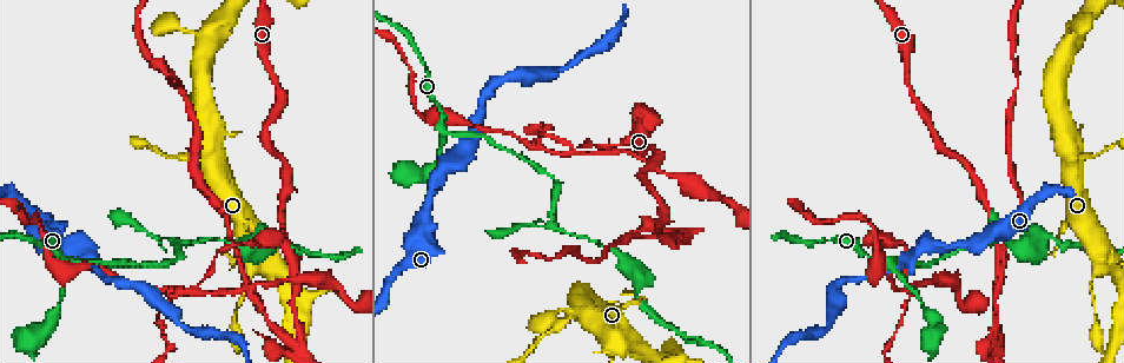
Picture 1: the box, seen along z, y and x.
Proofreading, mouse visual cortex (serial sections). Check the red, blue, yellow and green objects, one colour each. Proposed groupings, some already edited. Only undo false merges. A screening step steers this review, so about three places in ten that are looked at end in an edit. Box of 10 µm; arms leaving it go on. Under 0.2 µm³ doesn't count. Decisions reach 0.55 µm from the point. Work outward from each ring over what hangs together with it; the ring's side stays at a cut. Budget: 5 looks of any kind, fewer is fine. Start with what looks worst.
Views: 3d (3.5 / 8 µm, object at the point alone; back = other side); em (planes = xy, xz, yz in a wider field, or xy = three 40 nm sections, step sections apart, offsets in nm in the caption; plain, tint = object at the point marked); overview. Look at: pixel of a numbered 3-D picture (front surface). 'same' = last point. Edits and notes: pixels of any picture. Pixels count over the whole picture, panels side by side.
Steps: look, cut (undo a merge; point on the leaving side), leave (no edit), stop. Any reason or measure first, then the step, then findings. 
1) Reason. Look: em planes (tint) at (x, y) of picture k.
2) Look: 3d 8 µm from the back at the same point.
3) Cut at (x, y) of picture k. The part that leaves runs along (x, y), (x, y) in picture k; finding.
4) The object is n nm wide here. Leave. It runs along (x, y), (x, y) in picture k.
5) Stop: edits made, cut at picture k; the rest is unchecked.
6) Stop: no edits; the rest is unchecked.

Thin neck. Look: 3d 3.5 µm at (888, 263) of picture 1.

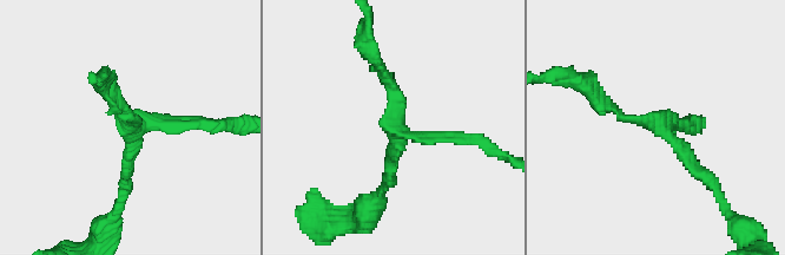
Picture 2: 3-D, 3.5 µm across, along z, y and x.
Look: em xy step 3 (tint) at (395, 125) of picture 2.

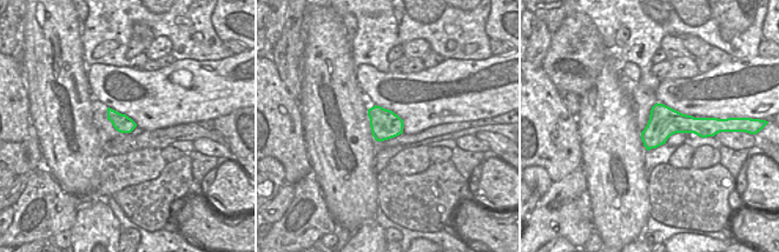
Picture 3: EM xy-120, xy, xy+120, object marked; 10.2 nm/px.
Leave. Continuous, no second cell.

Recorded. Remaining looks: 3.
Branch point. Look: em xy step 2 (tint) at (201, 158) of picture 1.

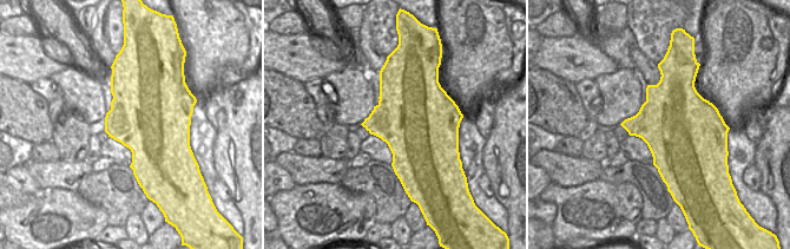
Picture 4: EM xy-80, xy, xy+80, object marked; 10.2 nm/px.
Look: 3d 3.5 µm at the same point.

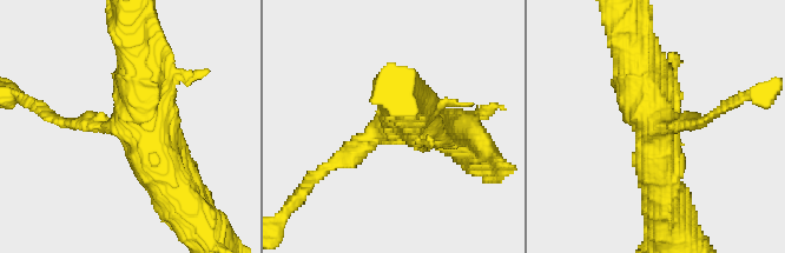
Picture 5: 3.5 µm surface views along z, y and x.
The object is 800 nm wide here. Leave. It runs along (176, 192), (143, 120), (136, 44) in picture 5; continuous, no second cell.

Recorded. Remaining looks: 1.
Stop: no edits; the rest is unchecked.

